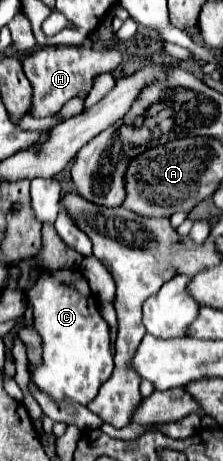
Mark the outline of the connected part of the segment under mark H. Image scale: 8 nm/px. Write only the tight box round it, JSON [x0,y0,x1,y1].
[24,46,122,118]

